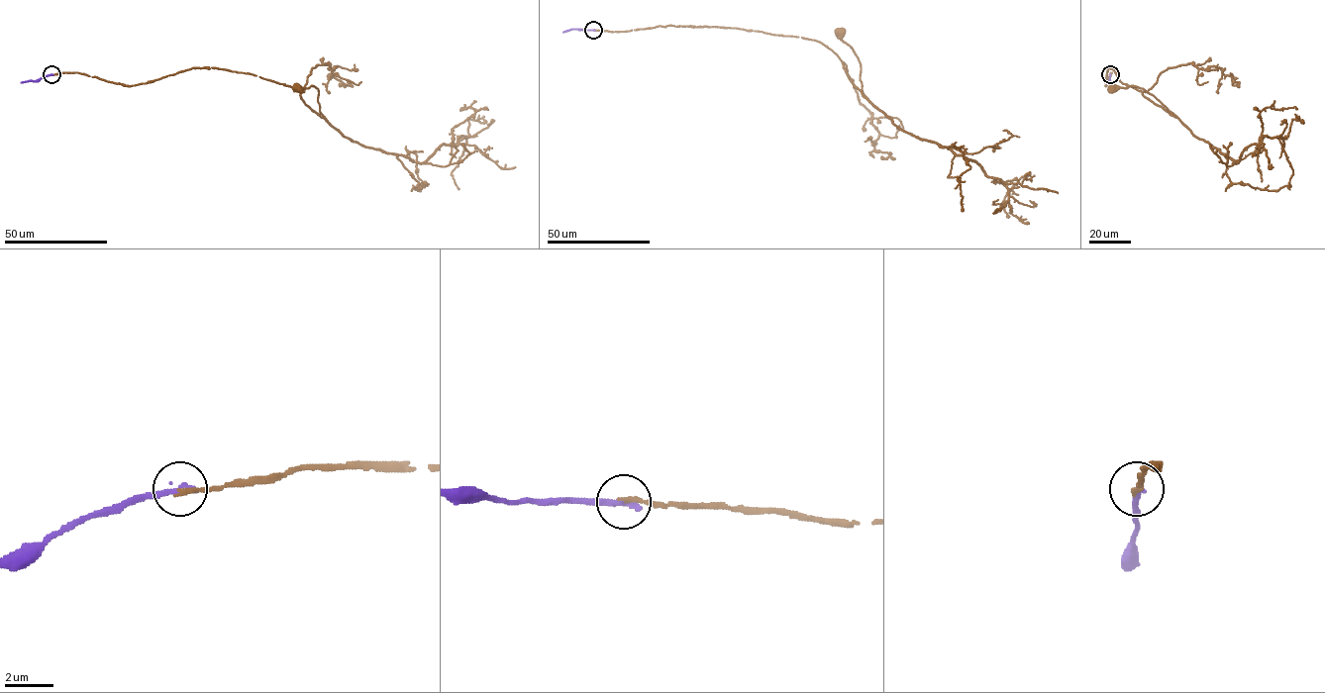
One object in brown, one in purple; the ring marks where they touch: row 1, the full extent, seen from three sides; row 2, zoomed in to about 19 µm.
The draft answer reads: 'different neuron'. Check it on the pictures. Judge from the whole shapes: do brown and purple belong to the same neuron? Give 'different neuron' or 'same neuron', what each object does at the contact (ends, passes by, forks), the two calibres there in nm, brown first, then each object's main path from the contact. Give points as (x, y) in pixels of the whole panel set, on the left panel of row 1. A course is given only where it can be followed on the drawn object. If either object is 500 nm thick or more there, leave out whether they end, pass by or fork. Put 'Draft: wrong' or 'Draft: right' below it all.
same neuron; brown ends there; purple ends there; 200 nm thick on the brown side, 280 nm on the other; brown runs (50, 74), (78, 72), (132, 86), (195, 67), (228, 69), (290, 86), (323, 117), (318, 89), (296, 88); purple runs (50, 74), (21, 82)
Draft: wrong

